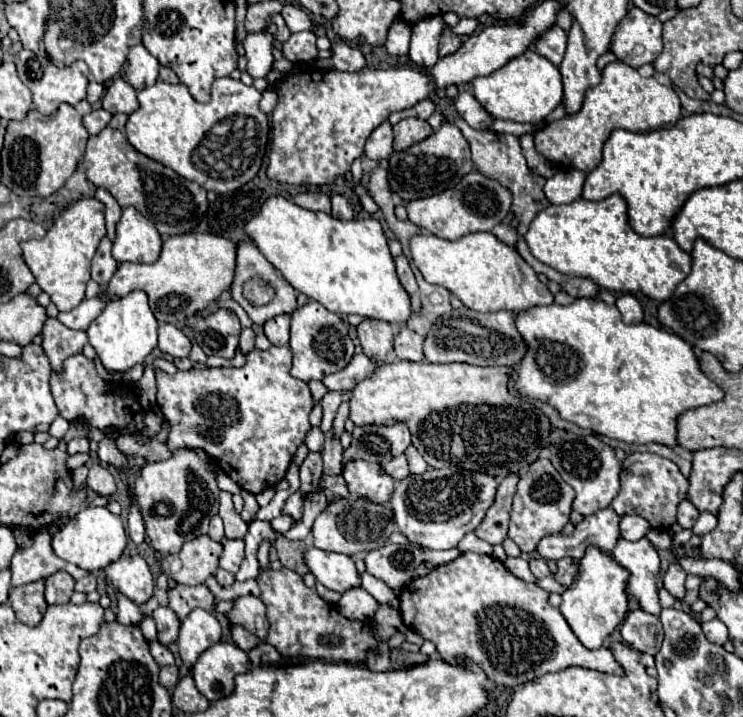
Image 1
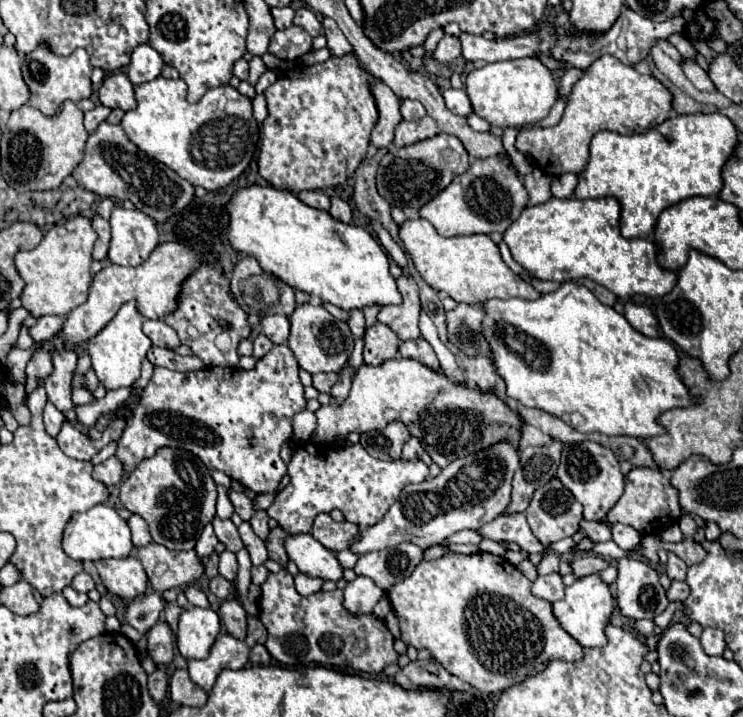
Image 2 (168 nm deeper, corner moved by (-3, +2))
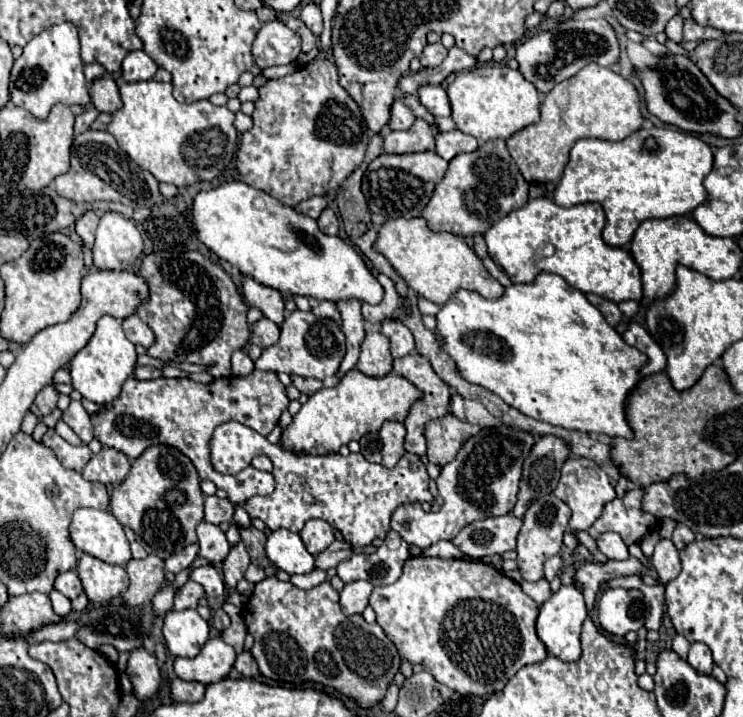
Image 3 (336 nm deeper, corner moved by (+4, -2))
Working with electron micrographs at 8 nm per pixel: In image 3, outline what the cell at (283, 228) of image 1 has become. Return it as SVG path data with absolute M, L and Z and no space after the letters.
M226 182L218 188L200 192L194 198L194 214L192 220L196 224L198 238L216 252L222 260L236 266L242 274L252 276L264 286L270 286L282 294L294 294L294 296L310 296L316 300L360 300L368 304L380 304L384 296L384 288L380 282L372 276L362 256L356 252L352 244L342 240L340 236L328 236L320 232L316 220L310 216L300 216L294 208L282 204L280 200L272 198L270 194L256 190L244 182Z

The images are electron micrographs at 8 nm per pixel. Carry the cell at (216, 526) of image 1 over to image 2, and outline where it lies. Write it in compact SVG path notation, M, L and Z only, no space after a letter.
M207 524L207 526L203 528L203 532L201 532L197 544L195 544L195 552L197 552L199 558L205 558L205 556L209 556L209 554L215 550L215 546L217 546L215 532L213 532L211 524Z

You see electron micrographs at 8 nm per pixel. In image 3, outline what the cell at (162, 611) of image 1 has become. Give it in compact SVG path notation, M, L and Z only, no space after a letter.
M138 648L130 654L128 660L128 676L134 684L134 692L140 700L150 698L160 686L160 668L154 654L146 648Z

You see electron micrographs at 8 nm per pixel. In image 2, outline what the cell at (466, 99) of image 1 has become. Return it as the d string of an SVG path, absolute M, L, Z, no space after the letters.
M447 88L441 92L445 106L459 116L469 116L471 114L471 102L467 100L467 94L463 90L455 90L455 88Z

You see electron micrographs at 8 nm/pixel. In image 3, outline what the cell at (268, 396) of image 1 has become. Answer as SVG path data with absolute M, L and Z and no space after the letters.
M254 370L248 376L228 376L228 378L218 378L210 384L200 384L194 382L190 378L156 378L156 380L136 380L134 376L130 376L122 388L122 394L114 400L114 408L112 410L100 410L98 416L92 416L92 424L96 430L96 438L114 450L124 452L130 460L136 460L146 448L156 446L156 444L166 444L166 446L174 446L180 452L184 452L192 464L198 470L200 480L212 480L218 488L228 492L228 498L236 504L244 504L246 500L250 500L252 496L266 496L274 492L274 476L270 472L262 472L256 470L254 466L244 468L238 474L220 474L216 472L216 468L212 468L212 460L210 460L210 440L212 440L212 432L220 426L226 424L230 420L236 420L244 426L250 426L252 430L256 430L262 436L268 436L276 424L280 414L288 408L290 400L286 396L286 386L280 382L276 372L260 372Z

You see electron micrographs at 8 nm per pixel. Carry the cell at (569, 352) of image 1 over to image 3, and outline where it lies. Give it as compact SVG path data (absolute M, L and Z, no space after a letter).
M542 272L542 274L538 274L538 278L532 284L512 284L512 286L508 286L504 296L494 300L494 302L482 298L478 292L460 290L440 308L440 312L436 314L436 320L438 320L438 334L444 340L442 348L444 348L444 352L448 352L456 360L460 374L468 382L484 386L490 392L498 394L508 406L520 410L522 414L526 414L526 416L530 416L534 420L542 420L542 422L548 422L548 424L554 424L554 426L562 426L562 428L568 428L568 430L606 434L610 438L618 438L618 436L620 438L634 438L634 432L632 432L632 428L628 424L628 418L626 418L626 404L628 404L628 394L640 382L640 368L644 368L644 354L638 348L632 348L632 346L624 344L622 336L604 320L604 316L598 312L598 308L592 306L586 300L584 292L580 292L580 290L572 288L570 284L566 284L566 280L562 276Z

